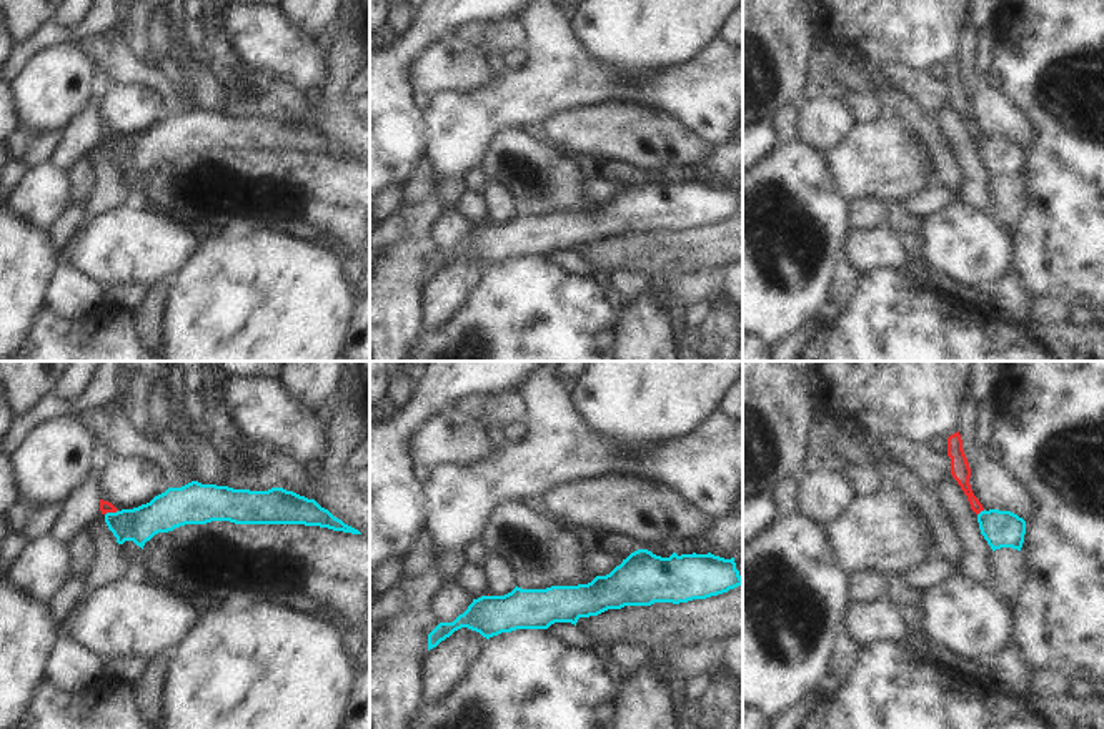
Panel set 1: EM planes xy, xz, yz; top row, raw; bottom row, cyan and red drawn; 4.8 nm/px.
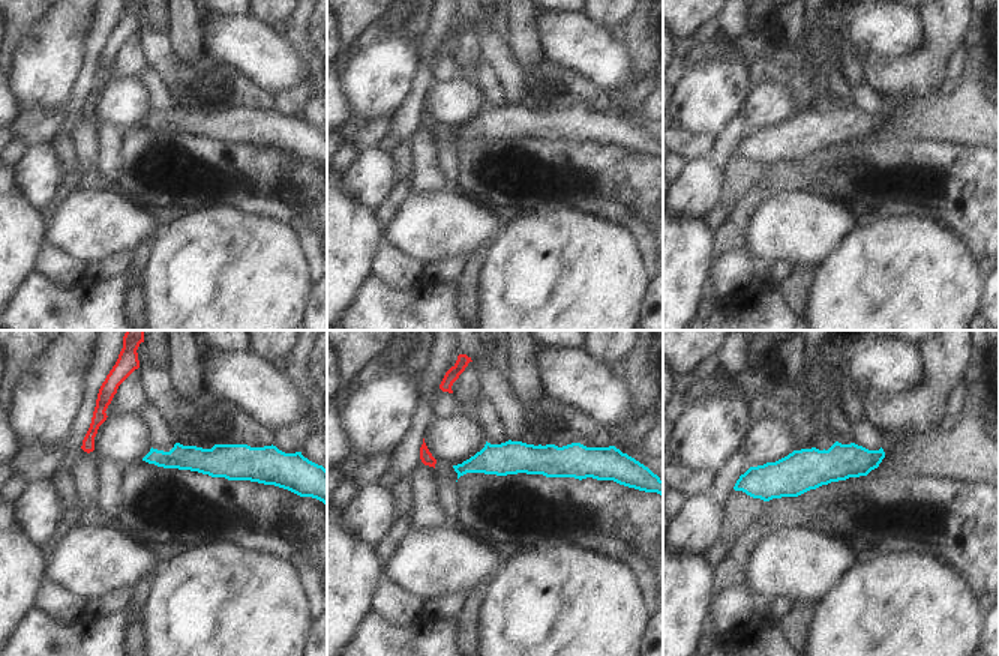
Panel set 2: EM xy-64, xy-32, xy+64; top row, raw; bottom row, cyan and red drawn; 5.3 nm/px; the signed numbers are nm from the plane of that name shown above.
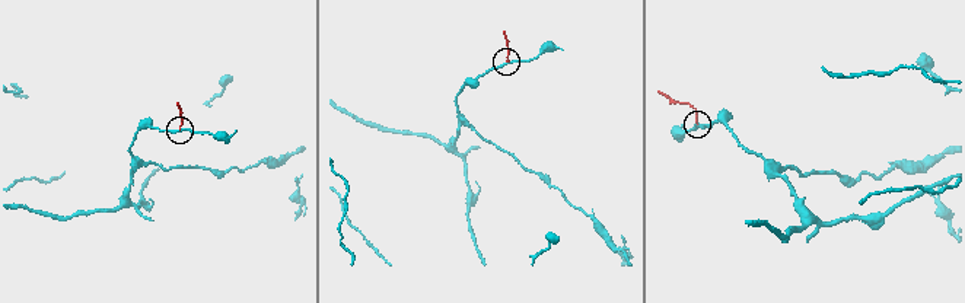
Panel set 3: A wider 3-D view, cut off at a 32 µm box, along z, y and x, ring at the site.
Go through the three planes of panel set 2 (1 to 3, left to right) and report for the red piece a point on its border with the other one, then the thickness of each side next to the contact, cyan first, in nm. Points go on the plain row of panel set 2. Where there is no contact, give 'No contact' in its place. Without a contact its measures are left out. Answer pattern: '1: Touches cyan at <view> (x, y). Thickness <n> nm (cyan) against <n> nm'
1: No contact
2: No contact
3: No contact.

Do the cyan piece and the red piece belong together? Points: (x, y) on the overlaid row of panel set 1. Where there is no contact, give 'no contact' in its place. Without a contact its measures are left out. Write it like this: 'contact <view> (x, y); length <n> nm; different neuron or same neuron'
contact xy (110, 513); length 70 nm; different neuron

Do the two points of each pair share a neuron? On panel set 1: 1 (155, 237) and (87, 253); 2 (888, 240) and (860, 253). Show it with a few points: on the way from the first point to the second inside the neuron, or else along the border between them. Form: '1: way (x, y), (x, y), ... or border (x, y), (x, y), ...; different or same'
1: way (139, 245), (104, 248); same
2: way (881, 247), (866, 250); same

